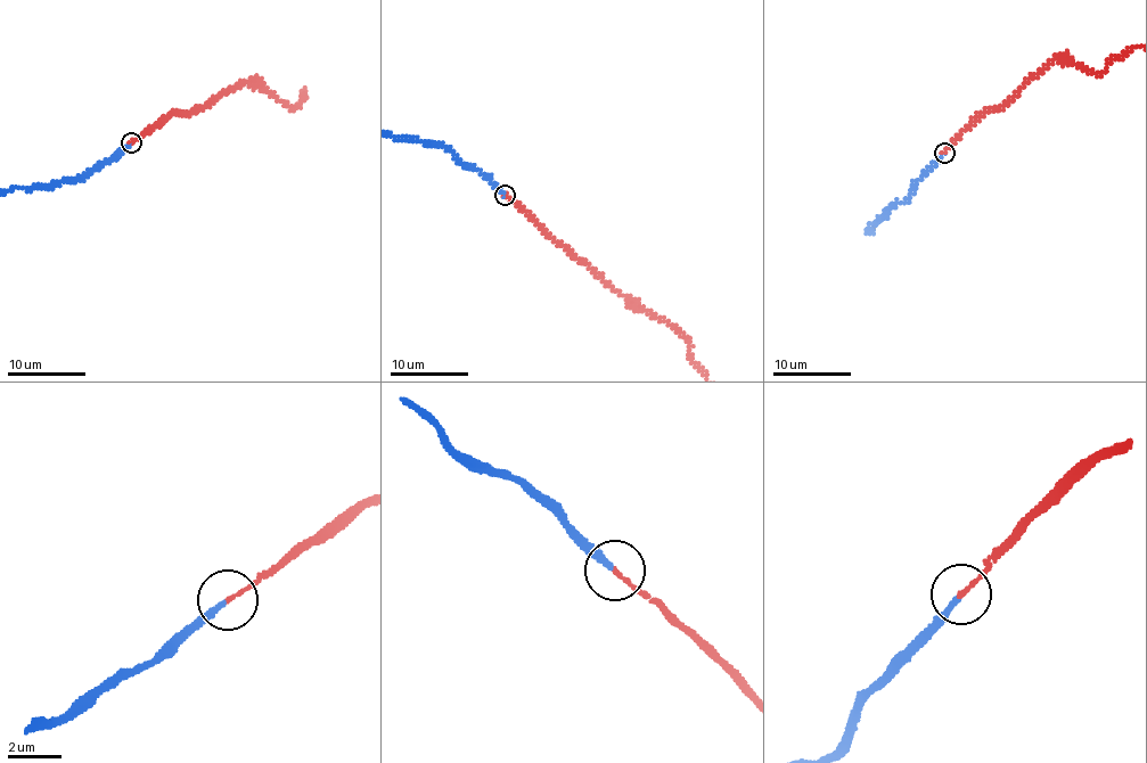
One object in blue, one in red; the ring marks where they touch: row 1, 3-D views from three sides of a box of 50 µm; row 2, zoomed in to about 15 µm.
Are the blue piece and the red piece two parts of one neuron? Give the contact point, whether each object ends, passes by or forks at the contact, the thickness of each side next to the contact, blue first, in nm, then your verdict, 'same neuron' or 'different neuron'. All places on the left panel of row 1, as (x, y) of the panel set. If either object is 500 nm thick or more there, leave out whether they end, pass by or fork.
(131, 142) | blue ends | red ends | 240/180 nm | same neuron

